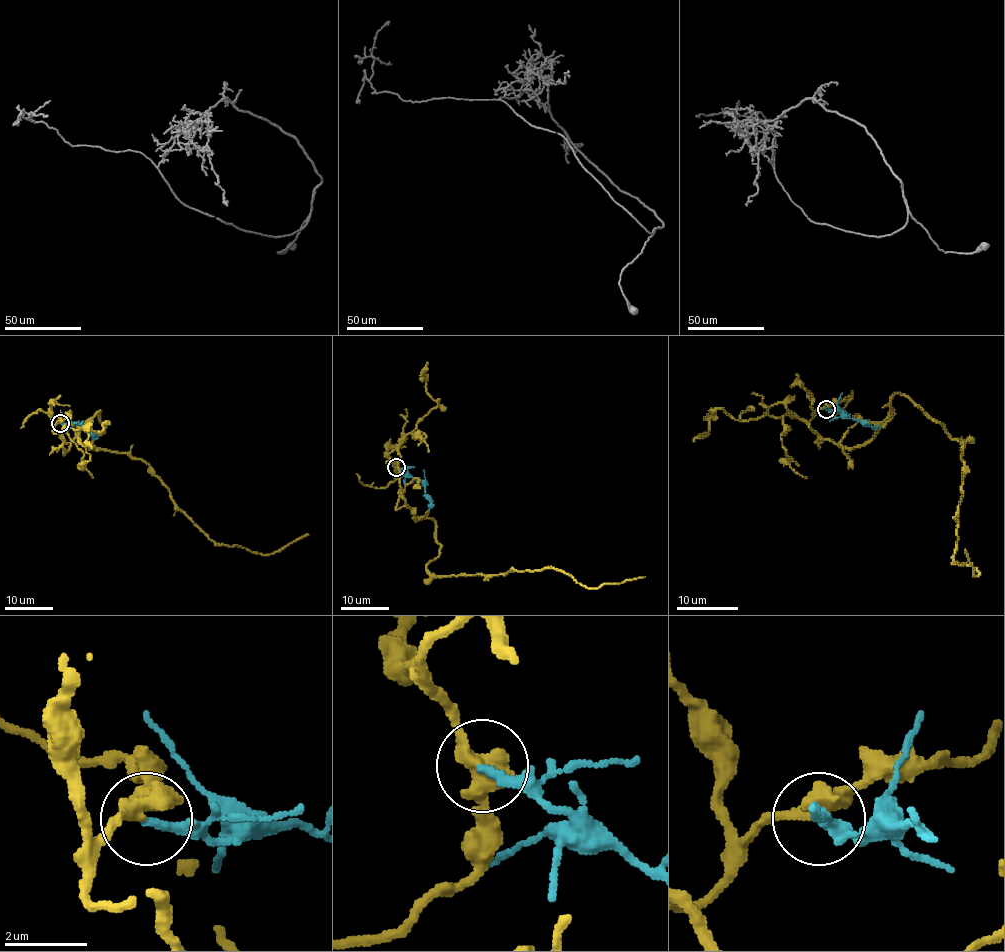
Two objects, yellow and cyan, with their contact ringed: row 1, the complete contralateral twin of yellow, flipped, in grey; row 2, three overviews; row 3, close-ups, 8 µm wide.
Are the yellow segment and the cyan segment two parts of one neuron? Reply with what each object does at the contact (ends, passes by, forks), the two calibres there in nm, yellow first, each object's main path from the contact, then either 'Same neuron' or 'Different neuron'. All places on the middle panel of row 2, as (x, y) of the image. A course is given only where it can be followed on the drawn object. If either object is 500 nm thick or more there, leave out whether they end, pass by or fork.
At the ring yellow forks. At the ring cyan ends. Thickness 360 nm (yellow) against 200 nm. Course of yellow: (396, 468), (395, 449), (401, 497), (416, 517), (435, 522), (431, 574), (553, 568), (587, 588), (645, 577). Course of cyan: (396, 468), (424, 486), (430, 503), (429, 510). Different neuron

